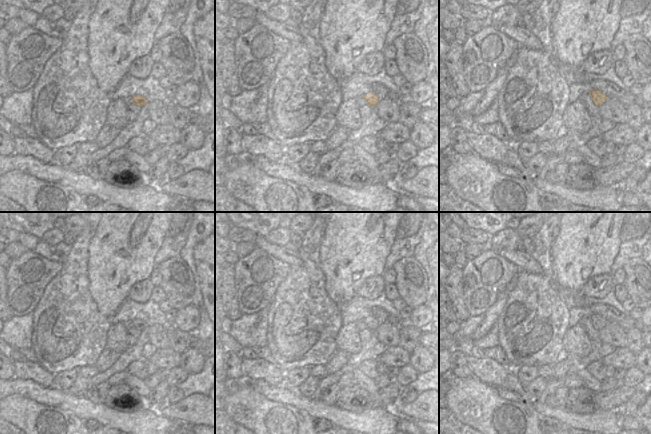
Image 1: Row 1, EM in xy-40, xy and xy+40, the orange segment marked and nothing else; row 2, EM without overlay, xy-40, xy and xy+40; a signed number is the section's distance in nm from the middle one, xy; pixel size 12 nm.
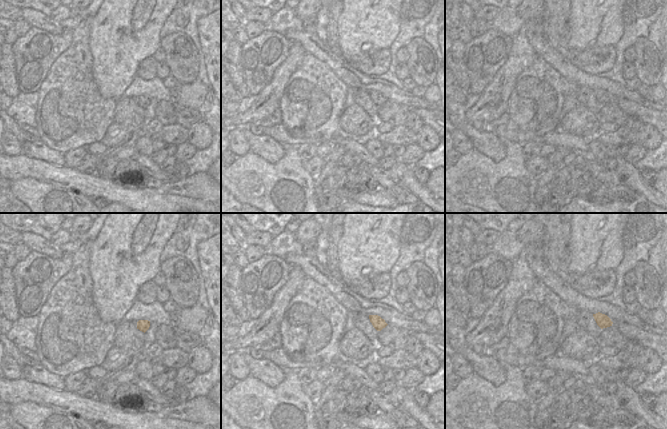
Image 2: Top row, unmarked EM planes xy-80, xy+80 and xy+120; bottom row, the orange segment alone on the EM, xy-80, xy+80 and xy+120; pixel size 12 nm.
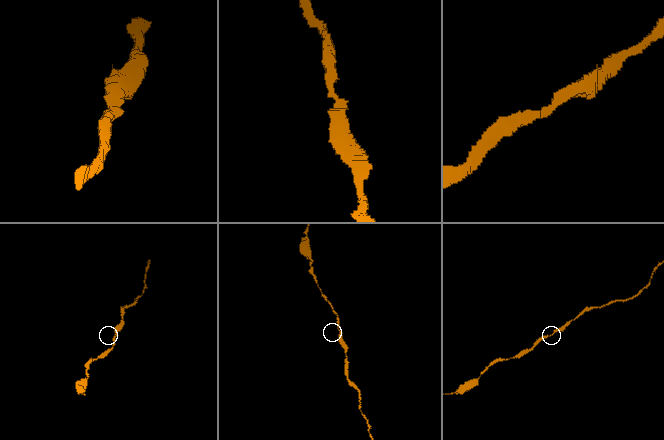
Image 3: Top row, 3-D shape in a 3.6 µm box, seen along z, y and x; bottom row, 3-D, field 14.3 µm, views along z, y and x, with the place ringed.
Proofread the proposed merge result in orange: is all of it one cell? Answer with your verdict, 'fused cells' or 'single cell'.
single cell

